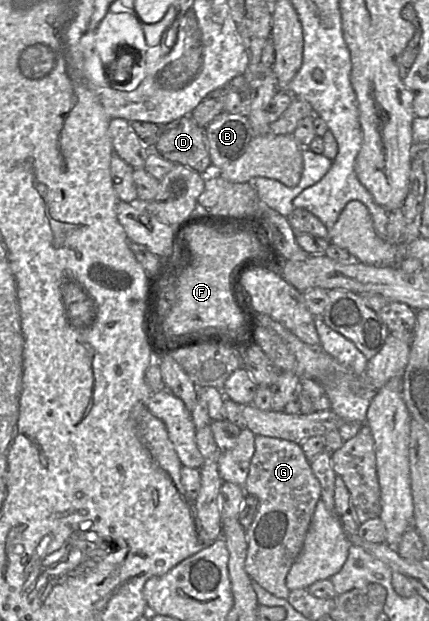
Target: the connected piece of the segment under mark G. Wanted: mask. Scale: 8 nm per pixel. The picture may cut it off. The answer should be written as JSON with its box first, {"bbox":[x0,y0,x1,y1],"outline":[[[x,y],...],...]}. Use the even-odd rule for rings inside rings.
{"bbox":[243,435,321,599],"outline":[[[264,435],[254,438],[254,453],[243,489],[259,500],[257,513],[246,531],[245,571],[269,593],[287,599],[286,576],[300,553],[321,489],[301,444]]]}

